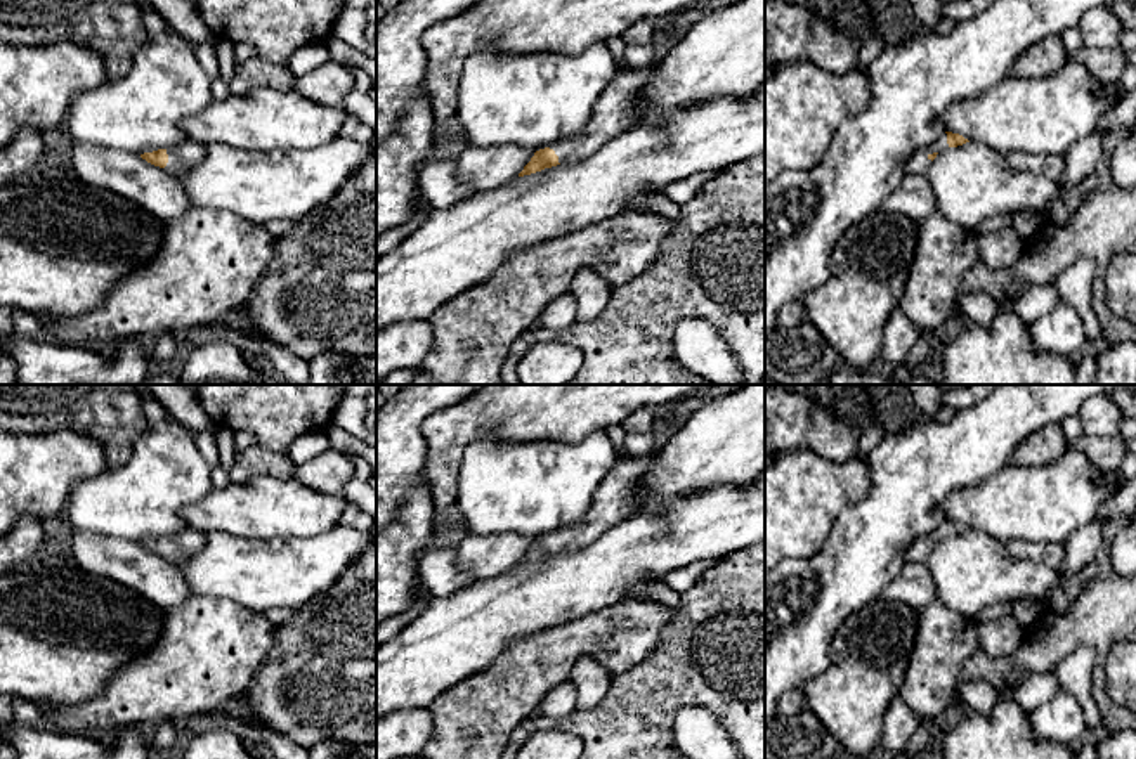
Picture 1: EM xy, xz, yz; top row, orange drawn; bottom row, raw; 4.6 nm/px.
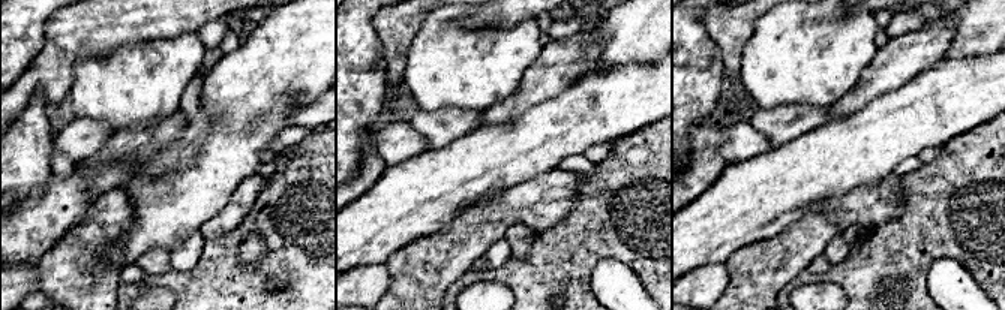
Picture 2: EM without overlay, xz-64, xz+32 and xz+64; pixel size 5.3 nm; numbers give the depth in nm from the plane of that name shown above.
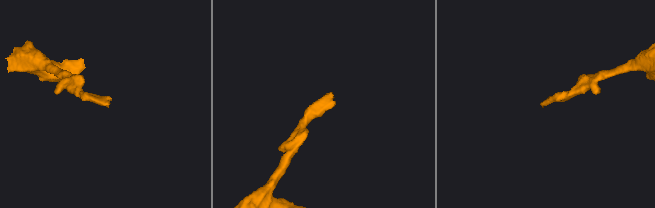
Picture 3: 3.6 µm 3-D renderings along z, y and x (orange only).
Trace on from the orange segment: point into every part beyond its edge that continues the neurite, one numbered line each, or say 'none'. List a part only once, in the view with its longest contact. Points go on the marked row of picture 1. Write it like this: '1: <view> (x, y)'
1: xy (189, 153)

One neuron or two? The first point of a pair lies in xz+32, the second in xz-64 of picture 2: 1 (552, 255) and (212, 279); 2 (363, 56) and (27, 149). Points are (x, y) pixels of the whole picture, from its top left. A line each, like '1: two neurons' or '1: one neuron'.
1: one neuron
2: one neuron

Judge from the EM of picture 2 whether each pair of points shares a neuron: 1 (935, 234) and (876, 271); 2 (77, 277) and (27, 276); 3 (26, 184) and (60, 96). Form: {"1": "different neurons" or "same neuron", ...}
{"1": "same neuron", "2": "different neurons", "3": "different neurons"}

